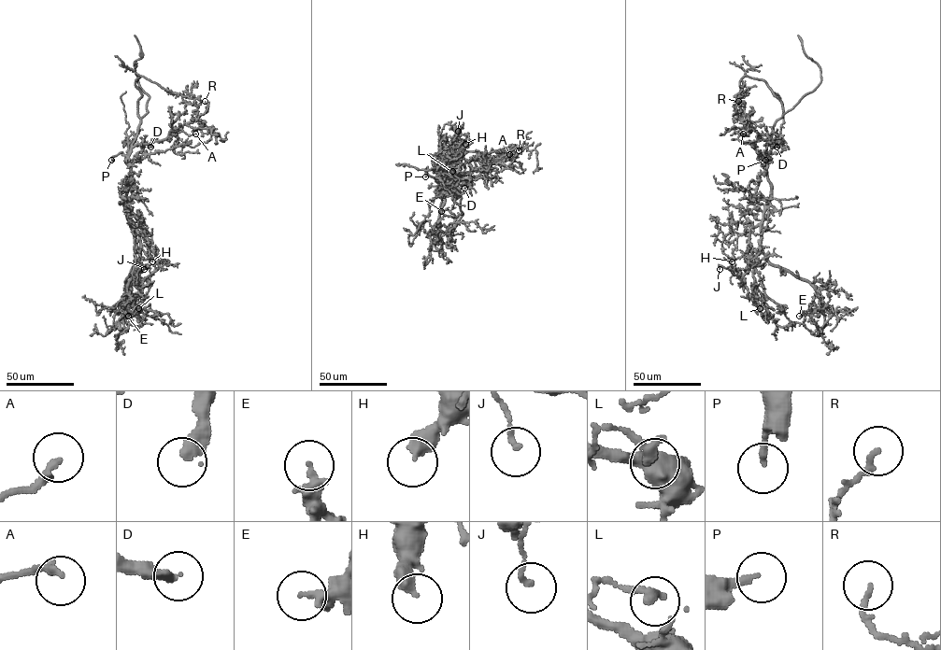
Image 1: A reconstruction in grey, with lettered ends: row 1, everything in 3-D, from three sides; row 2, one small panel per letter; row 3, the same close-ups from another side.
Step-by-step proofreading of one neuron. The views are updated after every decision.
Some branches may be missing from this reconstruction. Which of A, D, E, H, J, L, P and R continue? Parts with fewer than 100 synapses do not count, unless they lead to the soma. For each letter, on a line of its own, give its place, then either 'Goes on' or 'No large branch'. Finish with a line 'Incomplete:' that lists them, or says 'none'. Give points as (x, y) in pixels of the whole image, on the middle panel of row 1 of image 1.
A: Place: (509, 154). No large branch
D: Place: (464, 188). Goes on
E: Place: (441, 211). No large branch
H: Place: (465, 144). No large branch
J: Place: (458, 131). No large branch
L: Place: (452, 171). No large branch
P: Place: (425, 176). Goes on
R: Place: (519, 150). No large branch
Incomplete: D, P

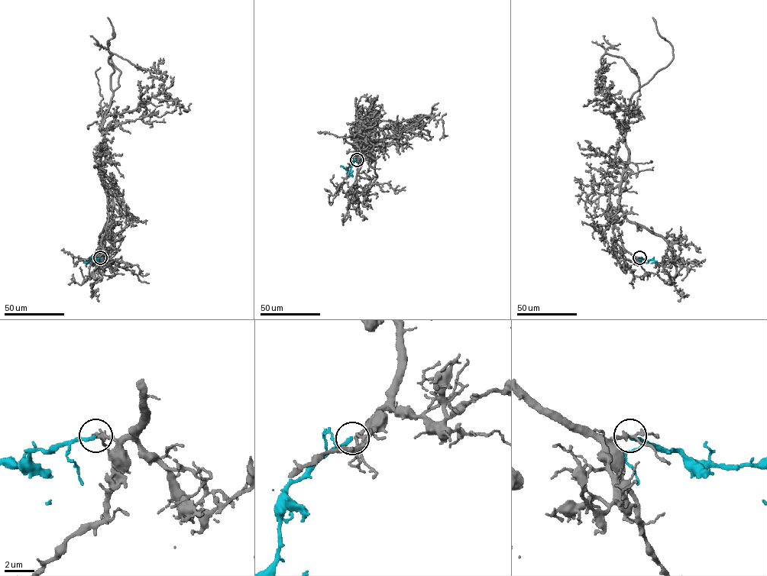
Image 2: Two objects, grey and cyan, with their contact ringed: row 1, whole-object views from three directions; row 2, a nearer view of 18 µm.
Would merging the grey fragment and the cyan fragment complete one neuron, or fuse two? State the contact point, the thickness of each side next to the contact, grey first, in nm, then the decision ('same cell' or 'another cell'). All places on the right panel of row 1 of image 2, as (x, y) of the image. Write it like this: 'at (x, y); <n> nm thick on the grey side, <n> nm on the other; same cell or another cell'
at (639, 257); 180 nm thick on the grey side, 260 nm on the other; same cell

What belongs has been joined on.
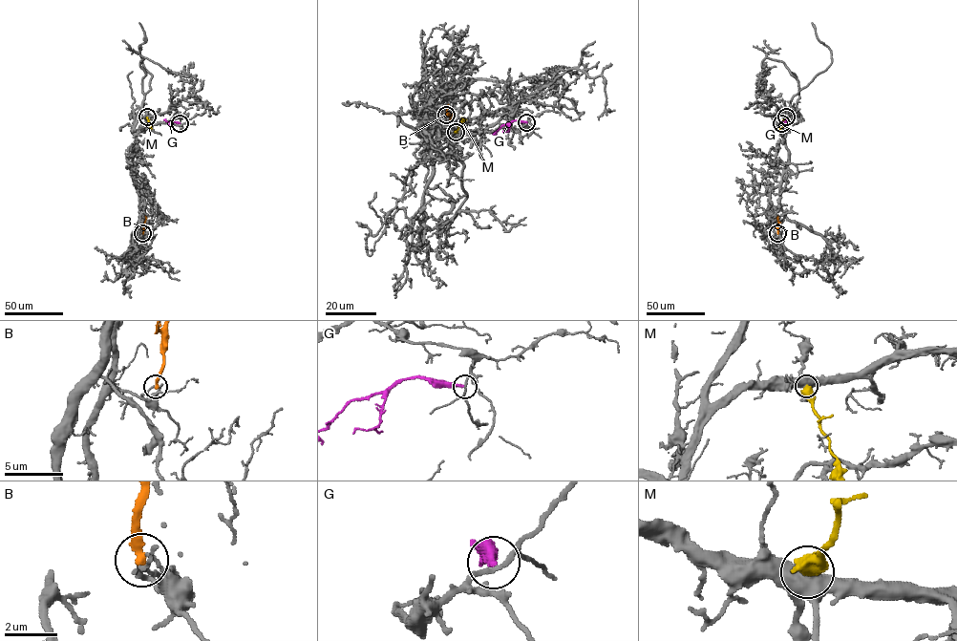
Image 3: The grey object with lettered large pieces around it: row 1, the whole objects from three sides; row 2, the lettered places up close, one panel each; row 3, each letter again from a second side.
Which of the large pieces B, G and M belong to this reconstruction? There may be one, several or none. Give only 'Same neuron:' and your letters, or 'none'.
Same neuron: none

